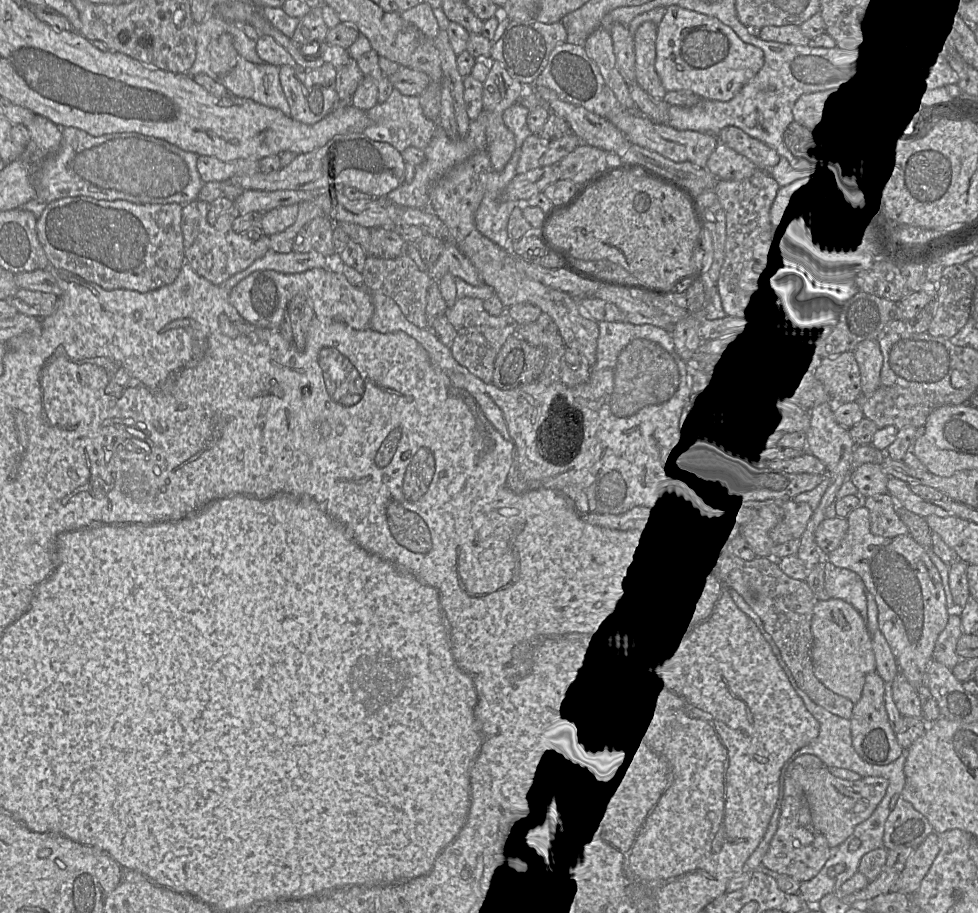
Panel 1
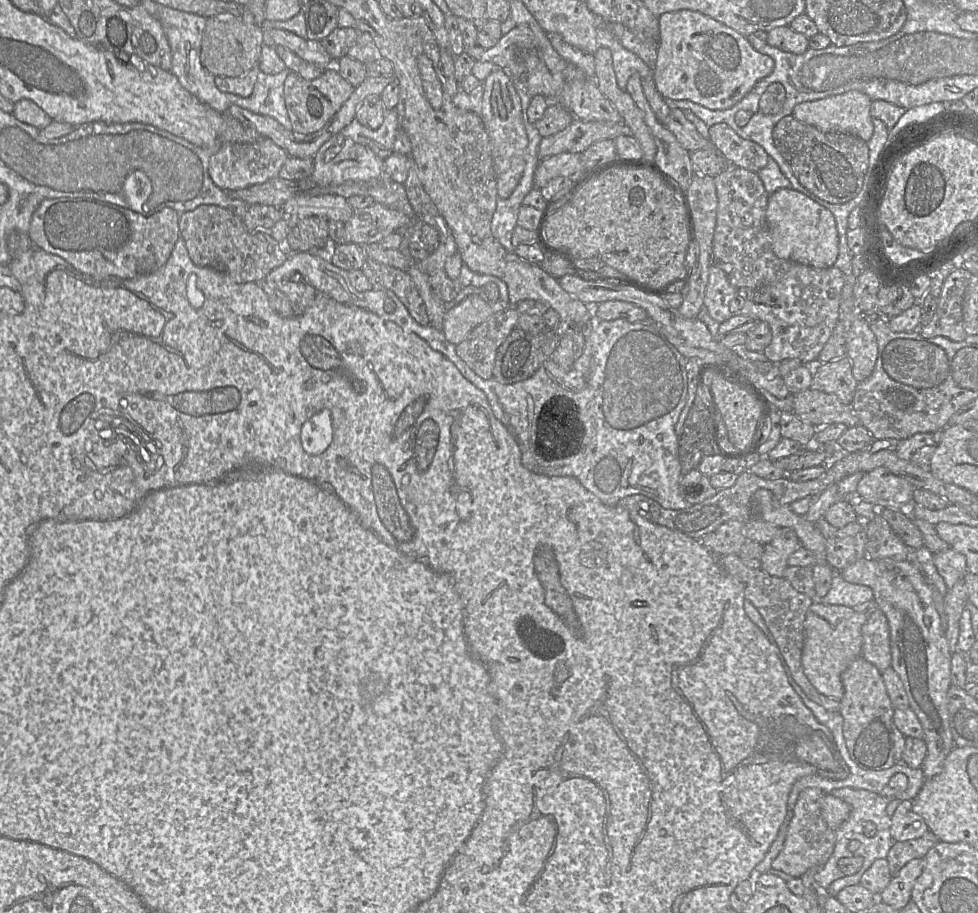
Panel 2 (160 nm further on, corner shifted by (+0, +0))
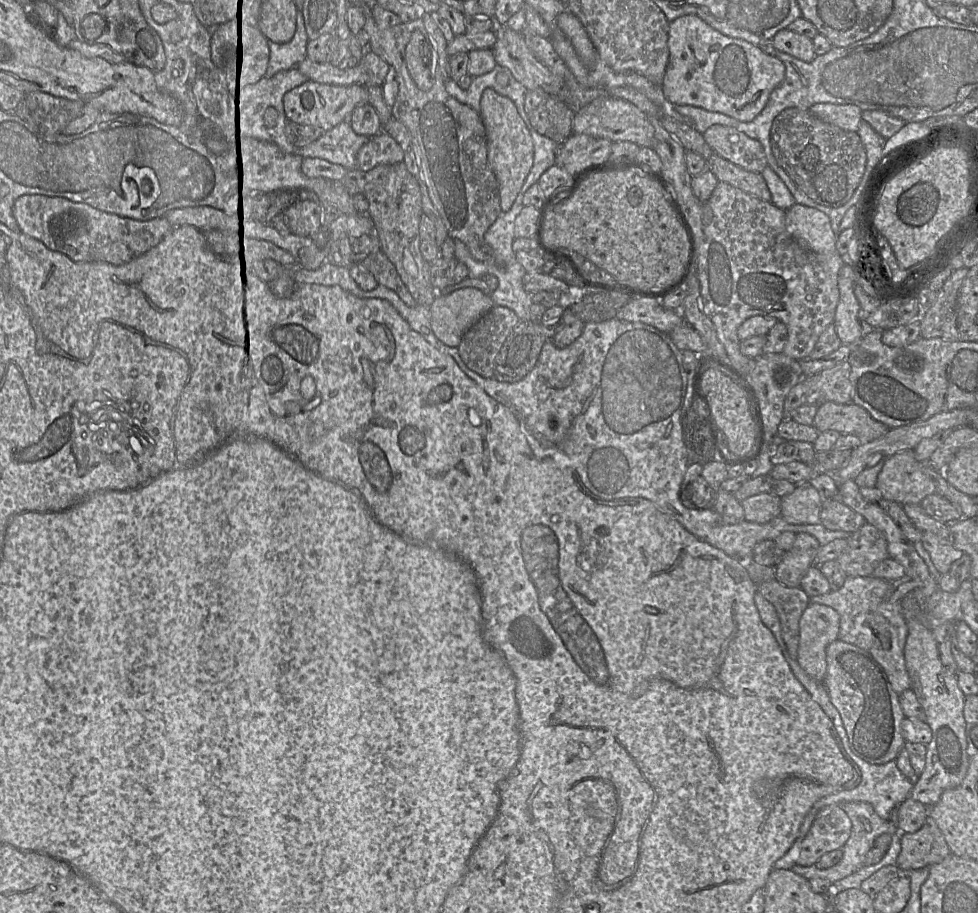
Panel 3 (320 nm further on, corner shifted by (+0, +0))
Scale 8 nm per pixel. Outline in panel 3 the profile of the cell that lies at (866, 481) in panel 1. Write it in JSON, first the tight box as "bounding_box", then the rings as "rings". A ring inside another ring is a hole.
{"bounding_box":[875,450,936,505],"rings":[[[911,450],[898,452],[886,458],[875,487],[881,492],[883,499],[900,505],[919,505],[926,496],[936,491],[935,483],[928,475],[928,464],[916,460]]]}

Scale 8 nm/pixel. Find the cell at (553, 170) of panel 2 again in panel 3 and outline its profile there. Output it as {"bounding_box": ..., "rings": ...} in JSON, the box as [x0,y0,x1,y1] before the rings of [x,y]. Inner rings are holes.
{"bounding_box":[555,134,612,173],"rings":[[[572,134],[559,145],[555,164],[573,173],[596,162],[609,161],[612,142],[586,134]]]}

